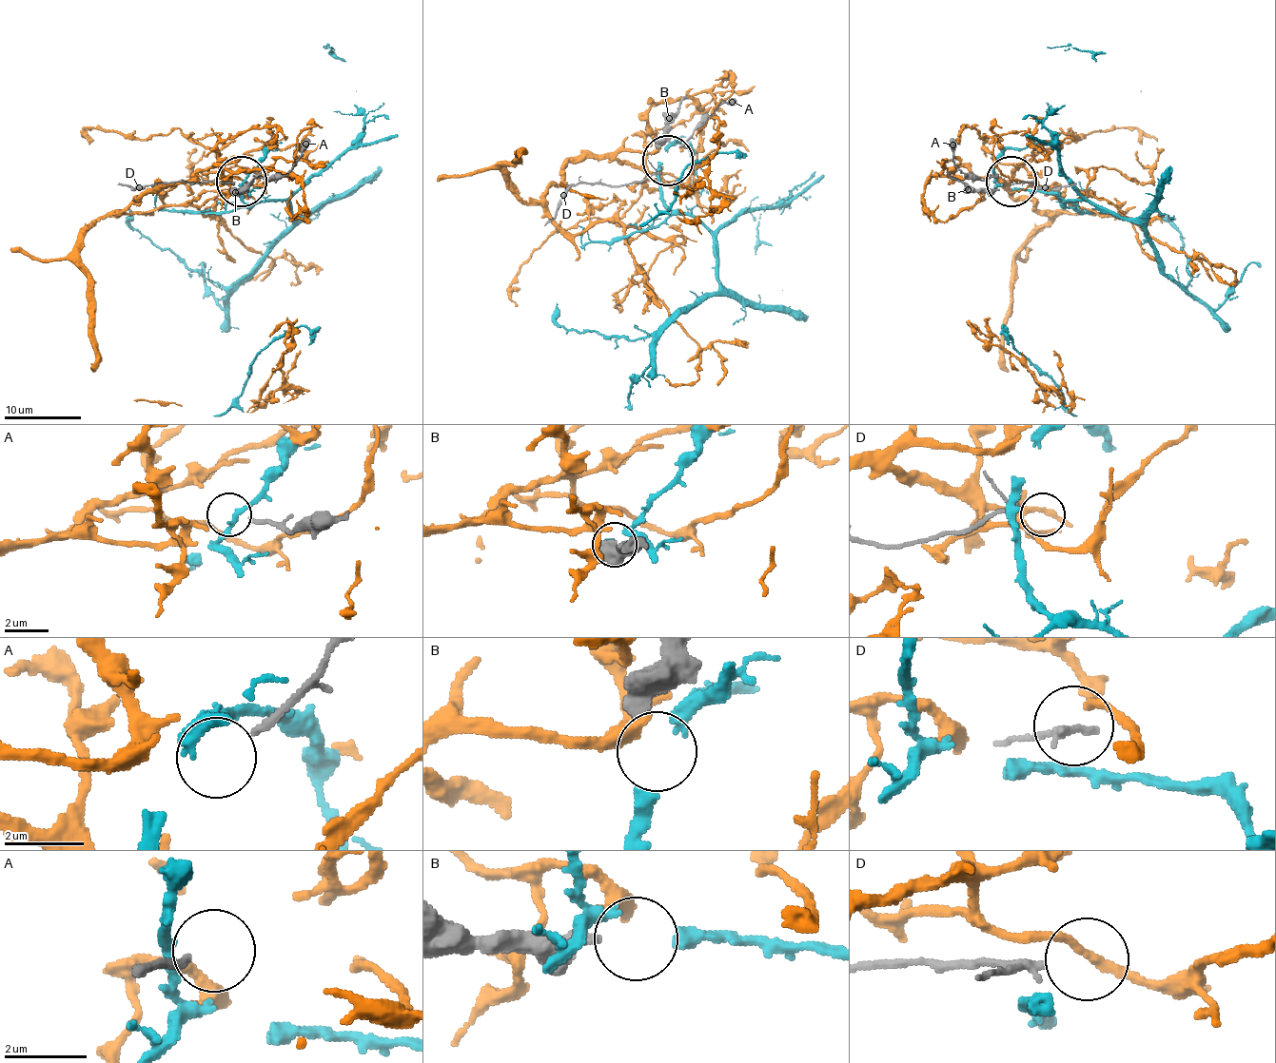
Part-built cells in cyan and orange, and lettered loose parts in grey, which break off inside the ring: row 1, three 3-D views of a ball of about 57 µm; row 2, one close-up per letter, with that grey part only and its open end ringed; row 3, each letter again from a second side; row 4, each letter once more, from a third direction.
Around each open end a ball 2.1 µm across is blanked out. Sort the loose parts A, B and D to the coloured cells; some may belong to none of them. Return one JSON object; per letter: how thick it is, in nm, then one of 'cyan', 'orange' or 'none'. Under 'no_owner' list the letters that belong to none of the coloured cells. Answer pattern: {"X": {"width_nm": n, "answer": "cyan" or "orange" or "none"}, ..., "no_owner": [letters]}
{"A": {"width_nm": 190, "answer": "none"}, "B": {"width_nm": 420, "answer": "none"}, "D": {"width_nm": 150, "answer": "none"}, "no_owner": ["A", "B", "D"]}

